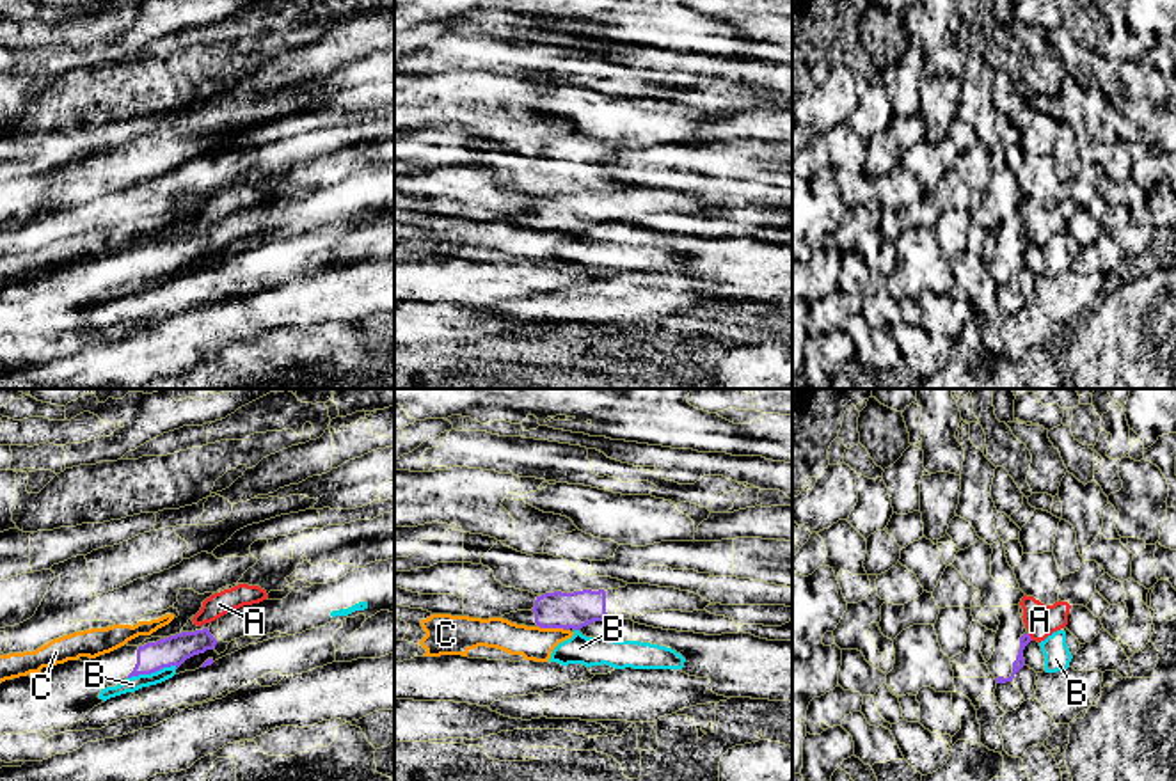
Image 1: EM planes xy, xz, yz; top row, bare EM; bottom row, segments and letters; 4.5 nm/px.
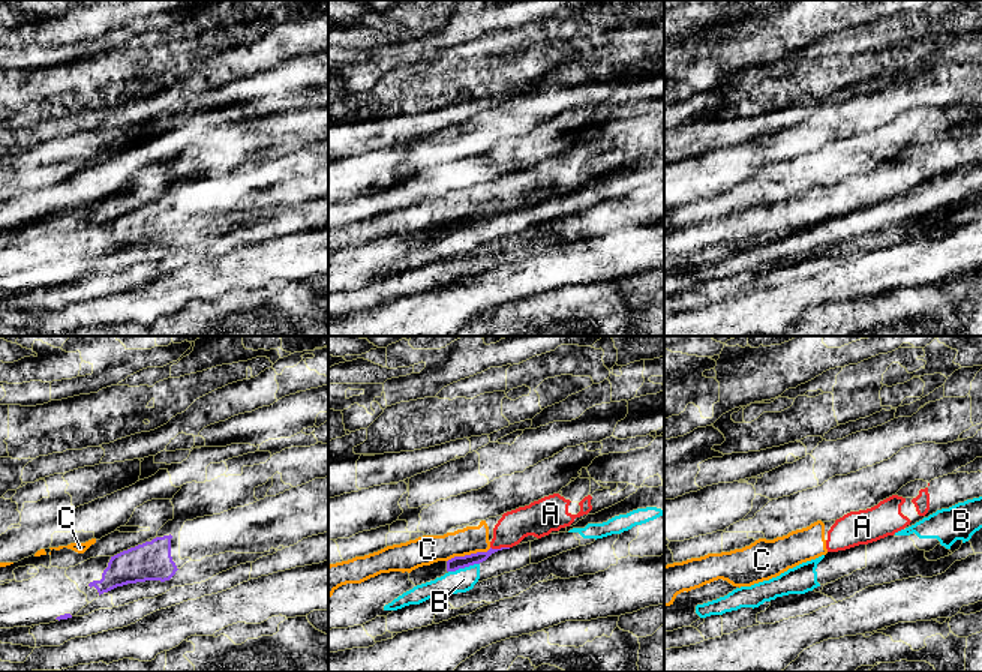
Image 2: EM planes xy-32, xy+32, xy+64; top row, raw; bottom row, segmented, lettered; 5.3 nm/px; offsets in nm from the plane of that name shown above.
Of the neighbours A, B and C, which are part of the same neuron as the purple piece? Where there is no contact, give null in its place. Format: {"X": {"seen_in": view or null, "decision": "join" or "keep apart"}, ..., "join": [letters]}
{"A": {"seen_in": "yz", "decision": "keep apart"}, "B": {"seen_in": "xy", "decision": "keep apart"}, "C": {"seen_in": "xz", "decision": "keep apart"}, "join": []}

